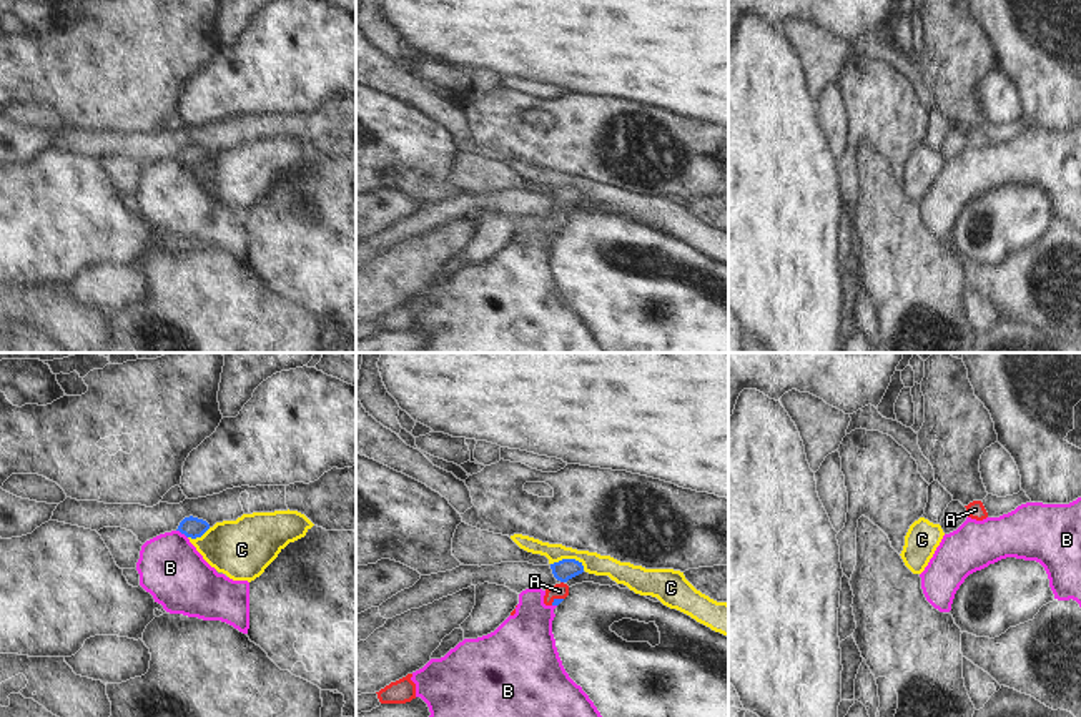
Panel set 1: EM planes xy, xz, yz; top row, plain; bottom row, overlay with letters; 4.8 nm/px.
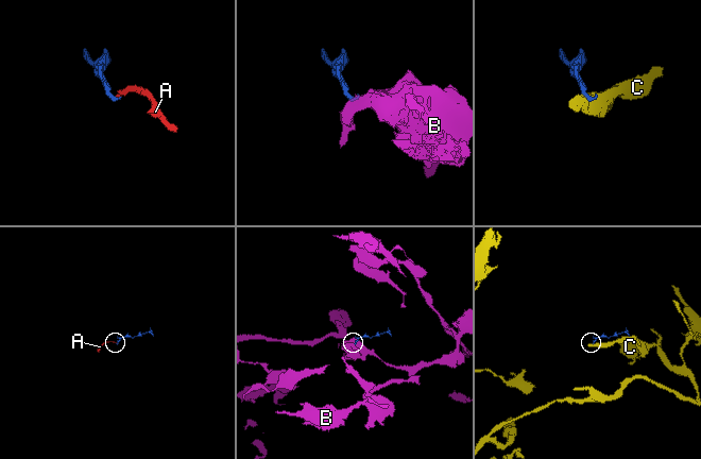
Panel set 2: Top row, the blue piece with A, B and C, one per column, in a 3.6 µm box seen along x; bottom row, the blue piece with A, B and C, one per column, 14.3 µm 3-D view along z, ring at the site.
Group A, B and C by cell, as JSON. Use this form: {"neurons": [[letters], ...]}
{"neurons": [["A"], ["B"], ["C"]]}

